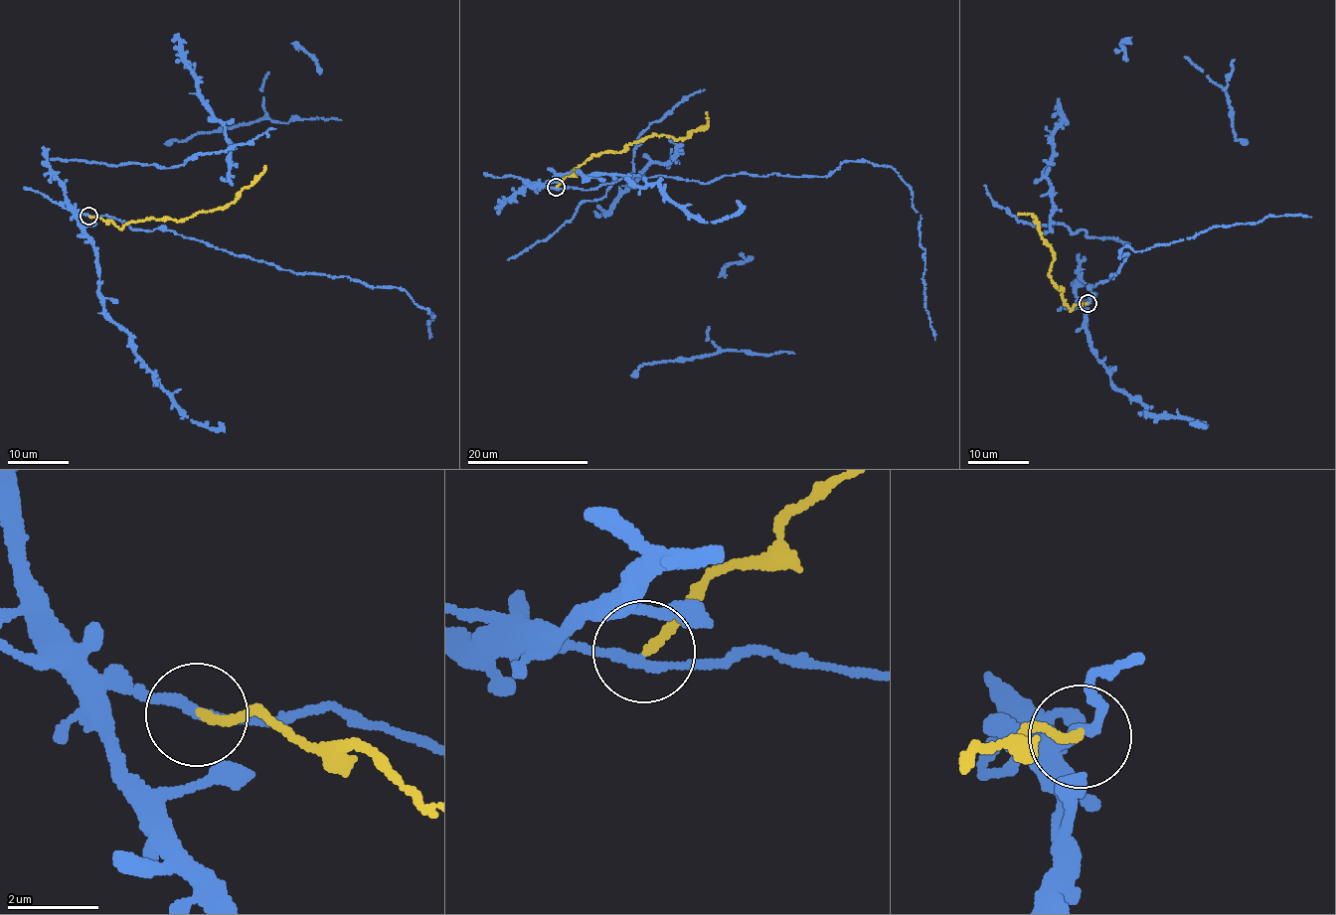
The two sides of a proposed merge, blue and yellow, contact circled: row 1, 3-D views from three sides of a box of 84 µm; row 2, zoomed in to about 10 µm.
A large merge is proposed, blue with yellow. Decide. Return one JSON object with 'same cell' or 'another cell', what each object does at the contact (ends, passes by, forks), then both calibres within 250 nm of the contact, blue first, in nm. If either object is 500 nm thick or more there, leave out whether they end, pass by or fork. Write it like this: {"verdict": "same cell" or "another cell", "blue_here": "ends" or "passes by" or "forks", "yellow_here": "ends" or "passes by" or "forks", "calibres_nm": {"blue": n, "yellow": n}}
{"verdict": "another cell", "blue_here": "passes by", "yellow_here": "ends", "calibres_nm": {"blue": 200, "yellow": 190}}

